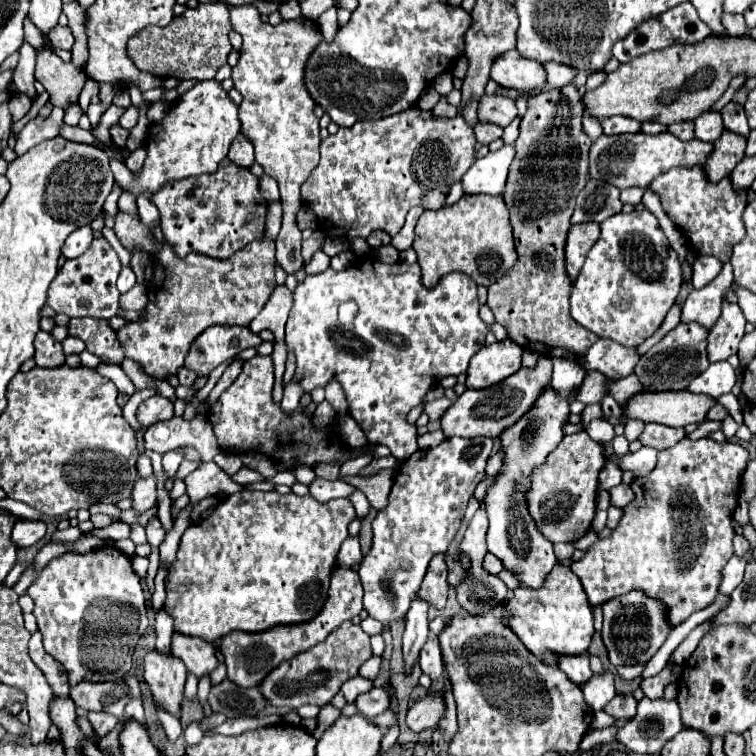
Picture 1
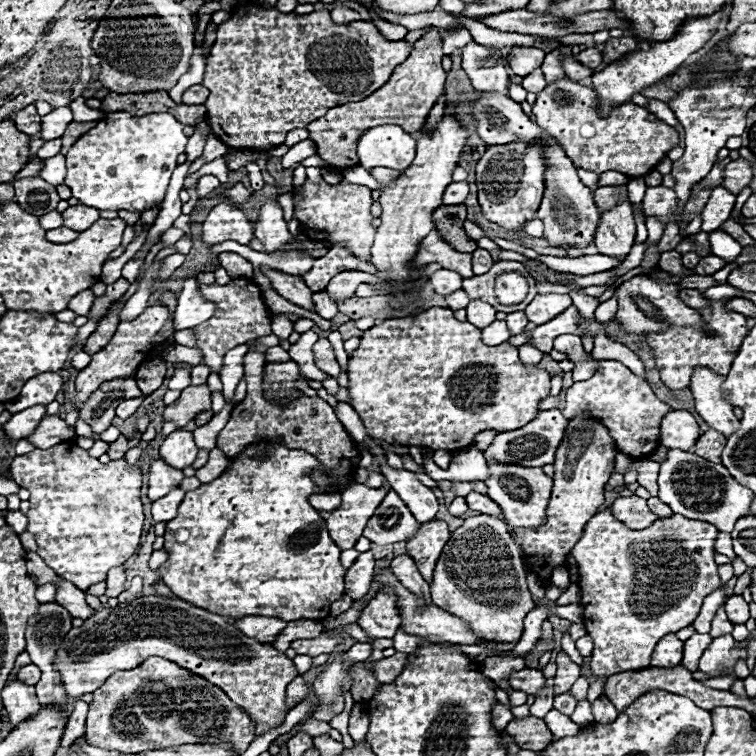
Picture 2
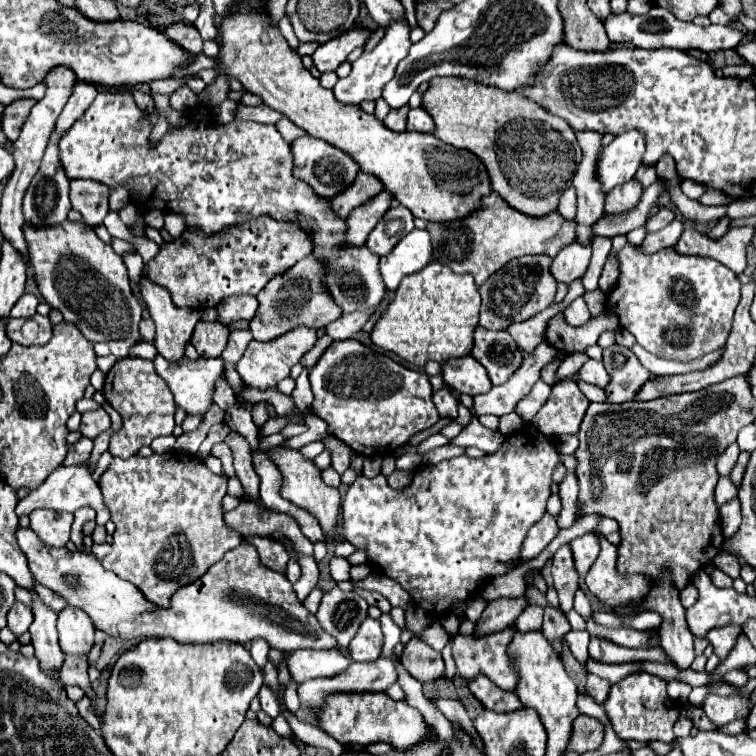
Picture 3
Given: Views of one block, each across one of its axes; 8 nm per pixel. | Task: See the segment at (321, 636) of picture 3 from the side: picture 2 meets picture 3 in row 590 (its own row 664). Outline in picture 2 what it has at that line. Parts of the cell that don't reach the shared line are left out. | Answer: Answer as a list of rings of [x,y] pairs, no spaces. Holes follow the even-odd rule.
[[[142,596],[130,602],[122,602],[116,608],[96,610],[90,618],[84,620],[80,628],[72,628],[62,642],[62,648],[56,652],[54,668],[62,674],[62,684],[70,700],[80,698],[86,692],[98,690],[110,674],[118,670],[132,670],[140,666],[144,658],[162,656],[166,660],[184,666],[186,670],[206,678],[220,690],[224,690],[230,700],[234,700],[240,708],[244,708],[250,718],[256,722],[258,732],[264,734],[272,728],[278,728],[286,716],[286,686],[298,676],[298,670],[284,652],[278,652],[272,644],[262,644],[254,638],[244,636],[234,624],[230,624],[224,616],[210,614],[202,608],[196,608],[180,598],[162,598],[162,596]]]

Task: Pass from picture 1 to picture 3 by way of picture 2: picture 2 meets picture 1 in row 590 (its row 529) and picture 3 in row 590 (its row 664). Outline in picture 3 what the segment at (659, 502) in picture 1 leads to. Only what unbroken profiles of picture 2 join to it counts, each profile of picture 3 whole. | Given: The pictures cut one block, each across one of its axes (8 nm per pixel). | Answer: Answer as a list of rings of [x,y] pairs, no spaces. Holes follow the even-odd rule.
[[[604,536],[600,538],[600,556],[592,564],[592,568],[586,574],[586,586],[588,590],[604,604],[612,608],[622,608],[632,600],[644,600],[650,592],[652,582],[642,576],[620,576],[616,572],[616,546],[610,544]]]

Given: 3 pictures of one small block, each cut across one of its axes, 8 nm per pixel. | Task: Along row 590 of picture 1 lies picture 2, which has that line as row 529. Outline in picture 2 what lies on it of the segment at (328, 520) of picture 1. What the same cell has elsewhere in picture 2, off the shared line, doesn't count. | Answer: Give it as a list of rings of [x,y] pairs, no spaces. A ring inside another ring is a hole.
[[[268,440],[256,442],[256,444],[248,446],[246,450],[242,450],[232,460],[232,466],[226,474],[216,478],[214,482],[202,484],[198,490],[186,492],[186,496],[184,496],[180,508],[178,508],[178,516],[166,524],[164,552],[168,552],[168,560],[160,566],[162,582],[166,582],[166,586],[170,586],[170,590],[178,598],[190,602],[192,606],[202,606],[204,610],[208,610],[212,614],[232,618],[232,620],[238,620],[238,618],[244,618],[244,616],[268,616],[268,618],[282,618],[284,622],[292,622],[292,620],[300,620],[300,618],[324,620],[326,616],[330,616],[330,604],[344,594],[344,574],[346,574],[346,570],[340,564],[340,548],[330,538],[326,522],[322,522],[318,512],[308,504],[308,496],[318,494],[316,484],[310,480],[308,474],[310,474],[312,468],[318,468],[318,466],[320,466],[320,462],[312,454],[308,454],[304,450],[290,450],[282,444],[268,442]]]

